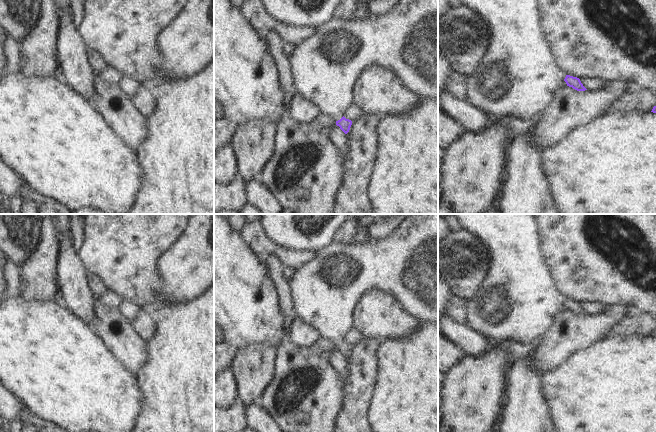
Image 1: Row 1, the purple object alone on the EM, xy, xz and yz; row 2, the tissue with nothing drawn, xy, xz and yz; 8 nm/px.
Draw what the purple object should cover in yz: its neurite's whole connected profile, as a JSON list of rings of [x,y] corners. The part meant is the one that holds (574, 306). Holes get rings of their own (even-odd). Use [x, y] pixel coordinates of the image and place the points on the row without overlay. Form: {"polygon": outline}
{"polygon": [[[453,214],[457,221],[459,222],[462,230],[467,230],[469,233],[474,235],[479,239],[484,247],[488,250],[489,253],[489,268],[488,273],[484,281],[479,286],[474,297],[468,301],[467,308],[461,314],[461,318],[466,322],[466,324],[473,329],[476,333],[480,333],[486,339],[490,341],[503,341],[511,340],[516,344],[530,343],[534,338],[541,338],[555,323],[555,317],[561,307],[564,304],[567,310],[572,311],[577,315],[587,314],[580,303],[570,299],[566,299],[565,296],[559,292],[555,286],[553,278],[551,276],[551,271],[549,270],[546,262],[545,256],[541,253],[541,238],[539,234],[539,225],[535,220],[534,214]]]}

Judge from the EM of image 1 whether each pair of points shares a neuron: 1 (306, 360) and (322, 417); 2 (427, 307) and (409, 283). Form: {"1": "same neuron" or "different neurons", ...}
{"1": "same neuron", "2": "same neuron"}

